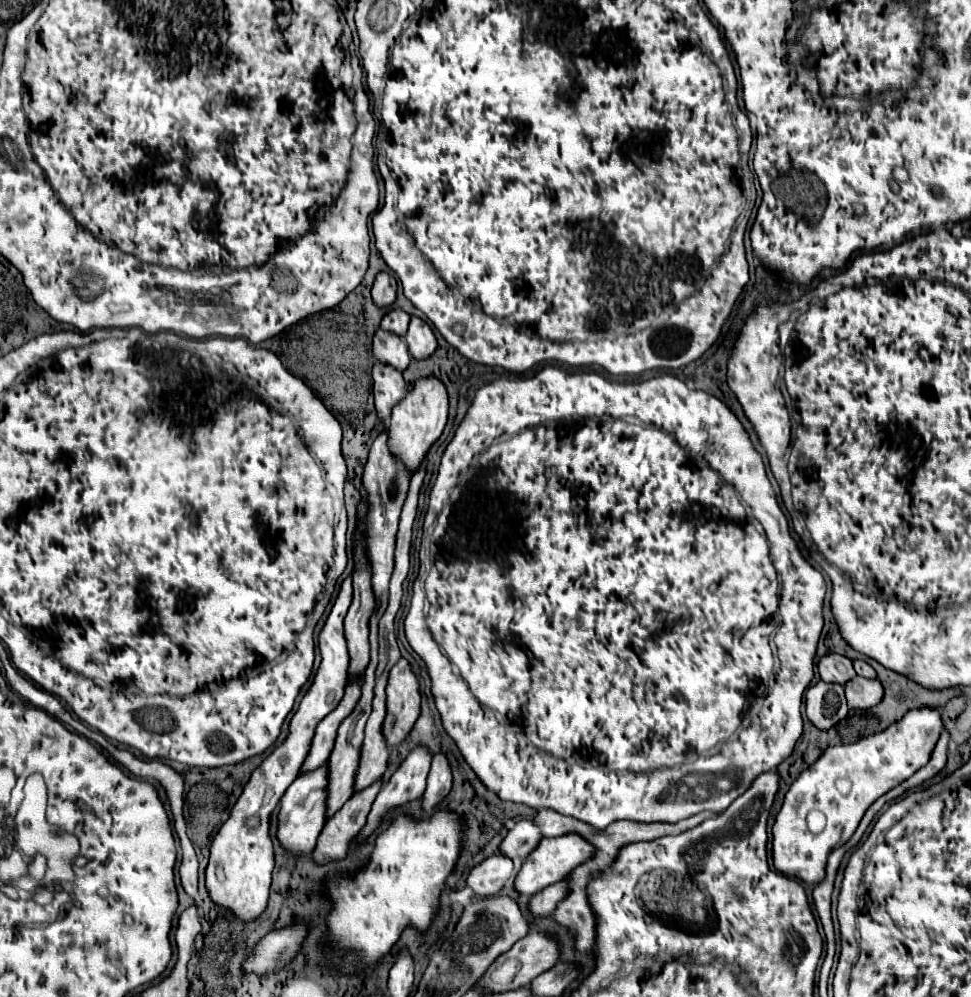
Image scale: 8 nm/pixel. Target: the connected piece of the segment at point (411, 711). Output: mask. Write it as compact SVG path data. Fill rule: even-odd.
M407 659L399 663L389 673L387 685L387 717L383 723L383 733L387 745L399 745L415 725L421 713L421 693L419 681Z

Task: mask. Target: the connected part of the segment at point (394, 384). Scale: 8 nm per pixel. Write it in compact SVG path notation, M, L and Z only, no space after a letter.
M375 361L371 369L373 377L373 395L375 395L375 407L377 415L385 421L391 417L391 407L405 397L407 387L397 369L391 369L391 365L383 365L381 361Z

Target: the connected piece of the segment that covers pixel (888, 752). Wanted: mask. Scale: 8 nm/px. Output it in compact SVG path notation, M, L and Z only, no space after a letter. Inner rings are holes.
M923 707L907 711L903 719L895 721L881 733L869 735L851 745L827 747L823 755L795 779L785 795L783 807L773 825L775 869L781 875L795 877L807 885L821 883L829 853L855 833L863 813L883 793L891 791L895 785L903 783L907 777L927 765L941 733L941 709ZM818 825L825 825L821 833L818 833Z

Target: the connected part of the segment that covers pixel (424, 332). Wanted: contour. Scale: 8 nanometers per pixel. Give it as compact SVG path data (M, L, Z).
M411 317L405 341L407 341L411 357L415 357L415 359L429 357L437 349L437 339L435 339L431 327L419 317Z

